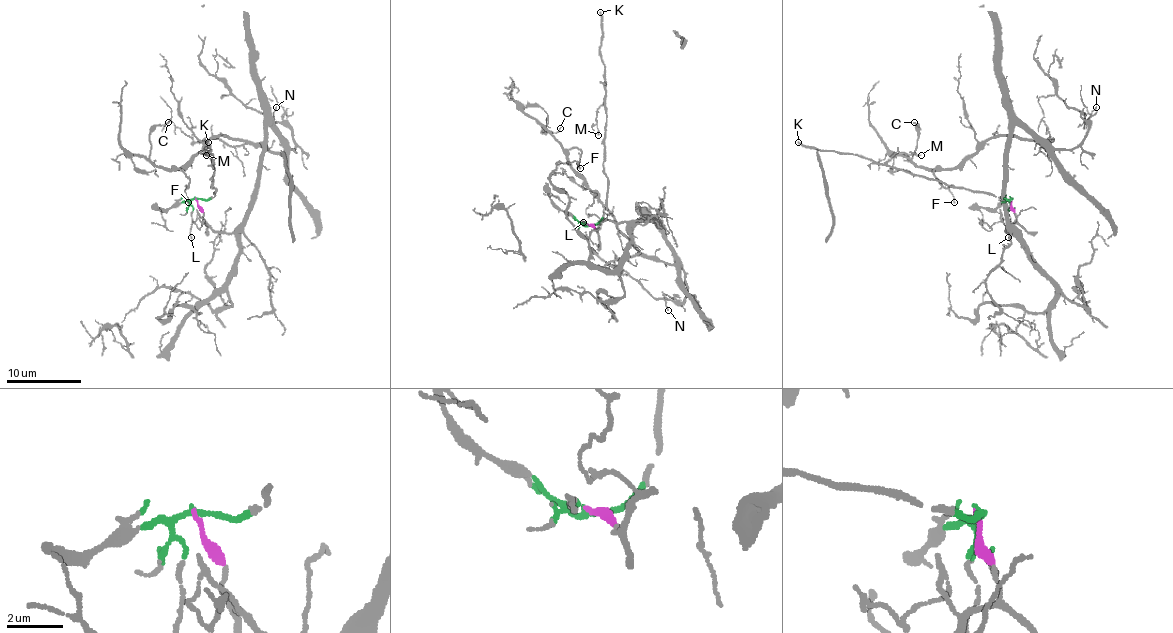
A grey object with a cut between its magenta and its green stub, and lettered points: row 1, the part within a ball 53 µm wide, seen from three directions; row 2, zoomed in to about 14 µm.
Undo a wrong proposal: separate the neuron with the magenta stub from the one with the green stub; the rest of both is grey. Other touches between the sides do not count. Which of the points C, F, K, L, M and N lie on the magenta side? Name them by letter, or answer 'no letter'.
C, F, N

